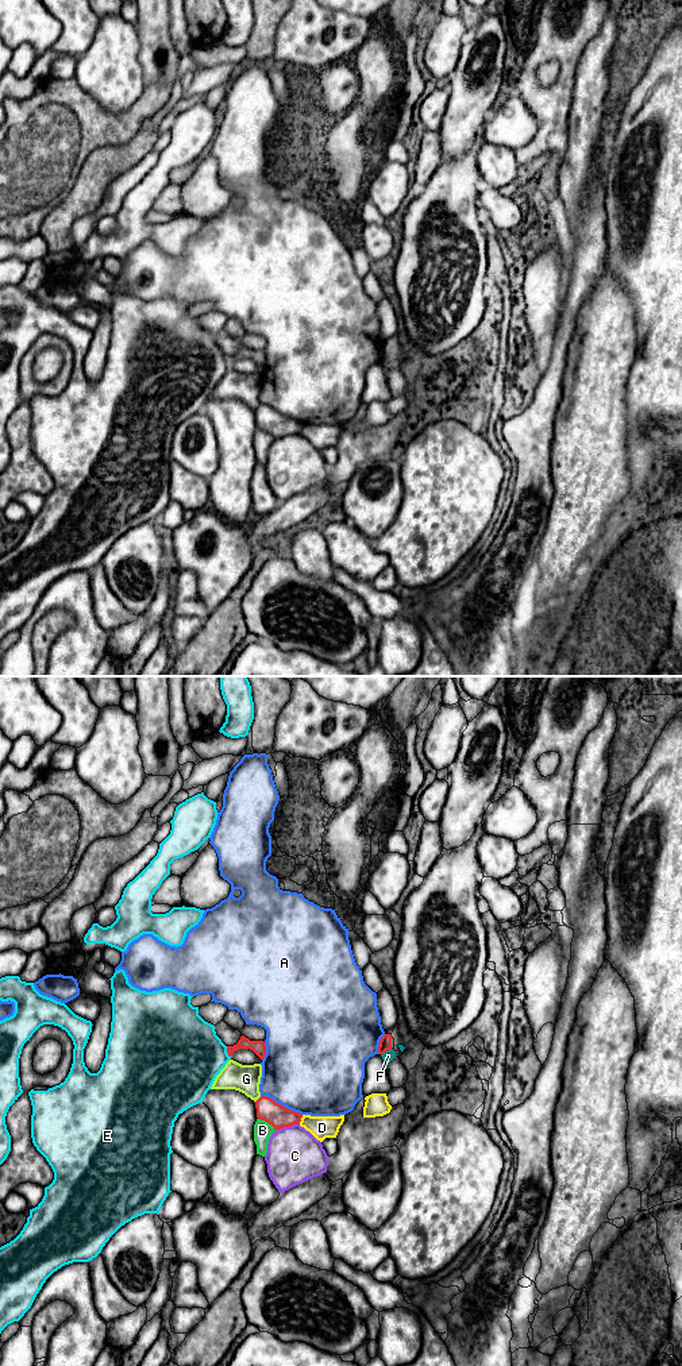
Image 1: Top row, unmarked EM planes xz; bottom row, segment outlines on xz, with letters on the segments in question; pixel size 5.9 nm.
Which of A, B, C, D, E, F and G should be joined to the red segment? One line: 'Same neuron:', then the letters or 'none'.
Same neuron: none

